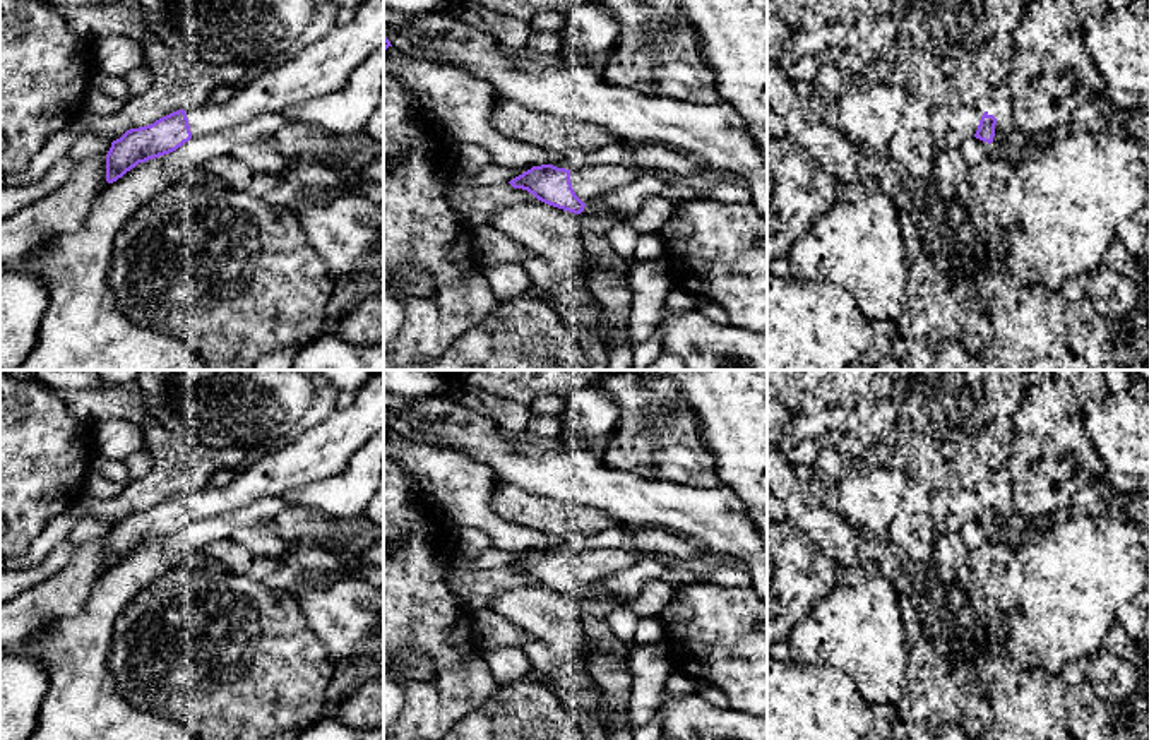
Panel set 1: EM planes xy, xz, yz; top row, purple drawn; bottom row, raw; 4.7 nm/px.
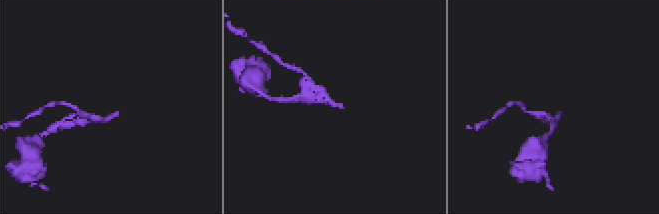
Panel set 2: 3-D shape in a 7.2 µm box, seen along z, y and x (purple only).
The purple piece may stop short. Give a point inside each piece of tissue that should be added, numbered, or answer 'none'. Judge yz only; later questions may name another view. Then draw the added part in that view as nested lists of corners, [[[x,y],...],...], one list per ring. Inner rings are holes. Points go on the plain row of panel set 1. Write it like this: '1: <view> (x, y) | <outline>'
1: yz (964, 504) | [[[962,490],[950,495],[950,507],[947,517],[944,519],[947,533],[959,533],[964,522],[974,521],[983,497],[983,492],[971,490]]]

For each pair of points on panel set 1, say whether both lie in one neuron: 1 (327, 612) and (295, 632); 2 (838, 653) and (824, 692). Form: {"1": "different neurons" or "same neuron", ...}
{"1": "different neurons", "2": "different neurons"}

